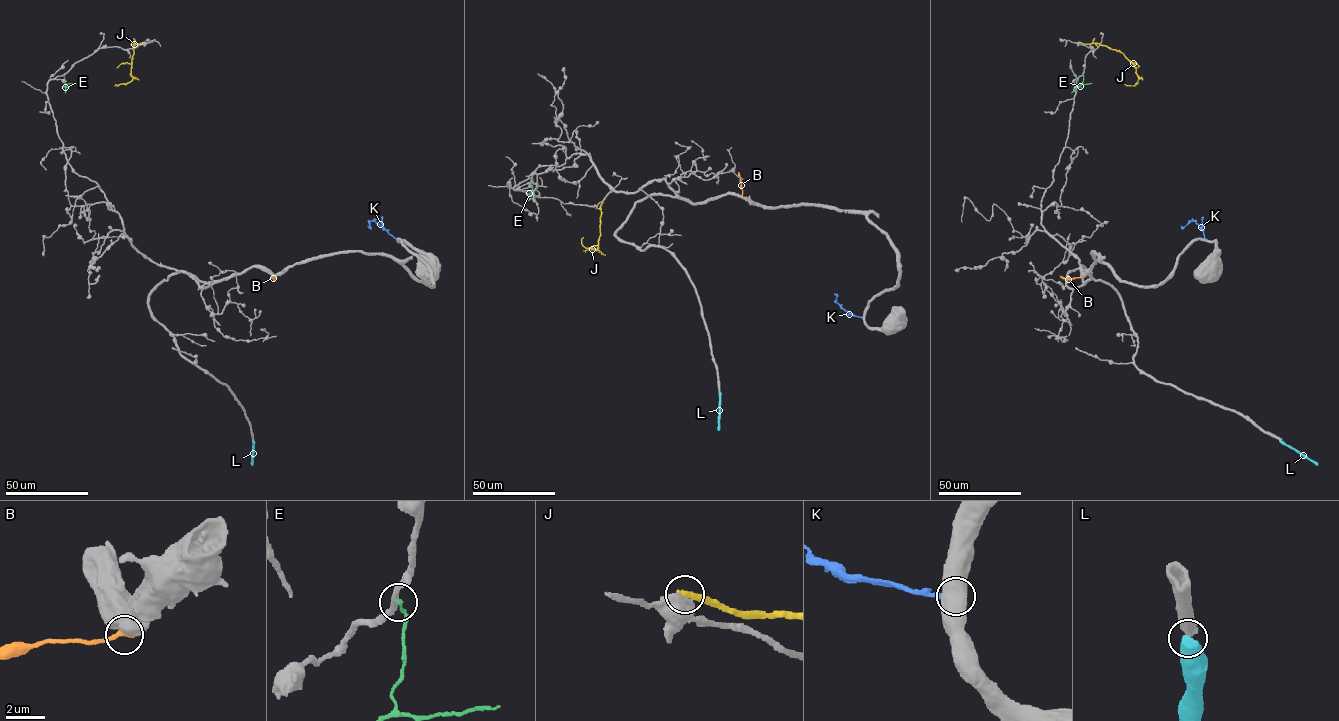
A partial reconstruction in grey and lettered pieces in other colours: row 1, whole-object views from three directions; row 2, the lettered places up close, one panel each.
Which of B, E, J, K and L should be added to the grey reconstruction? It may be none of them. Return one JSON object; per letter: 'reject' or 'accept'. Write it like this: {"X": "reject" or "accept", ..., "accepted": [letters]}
{"B": "reject", "E": "reject", "J": "reject", "K": "reject", "L": "reject", "accepted": []}

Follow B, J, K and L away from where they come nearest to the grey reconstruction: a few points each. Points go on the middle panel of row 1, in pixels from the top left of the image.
B: (741, 196), (738, 172)
J: (610, 191), (600, 205), (599, 251), (584, 246), (583, 237)
K: (864, 317), (844, 310), (836, 302), (834, 293)
L: (719, 393), (718, 430)

